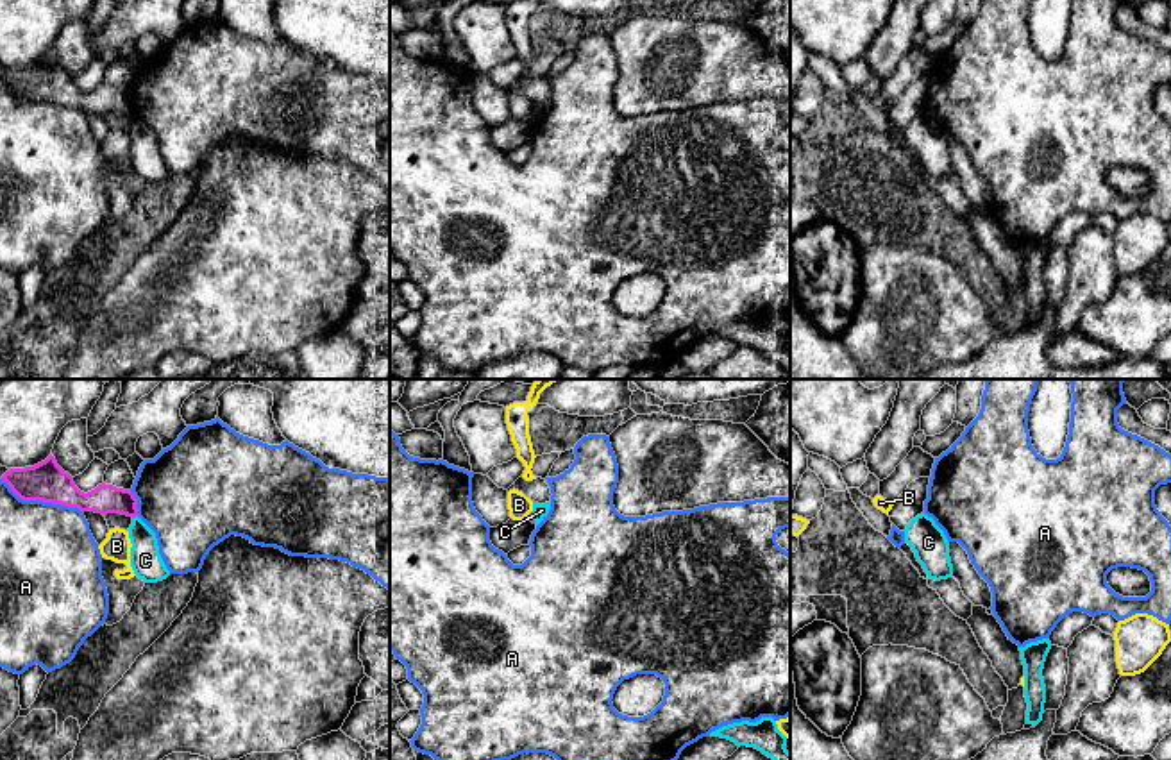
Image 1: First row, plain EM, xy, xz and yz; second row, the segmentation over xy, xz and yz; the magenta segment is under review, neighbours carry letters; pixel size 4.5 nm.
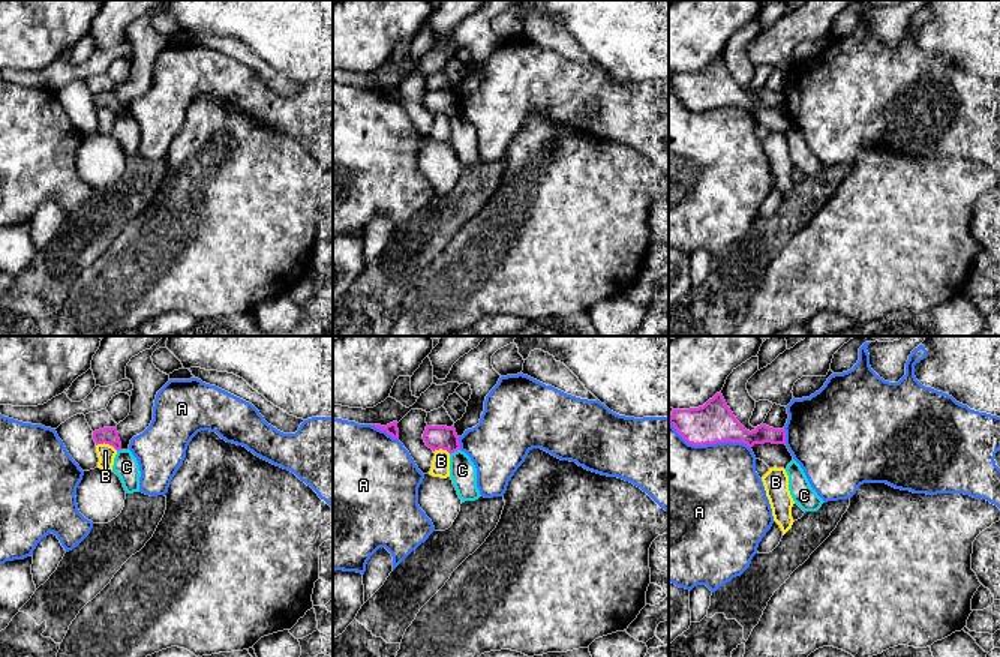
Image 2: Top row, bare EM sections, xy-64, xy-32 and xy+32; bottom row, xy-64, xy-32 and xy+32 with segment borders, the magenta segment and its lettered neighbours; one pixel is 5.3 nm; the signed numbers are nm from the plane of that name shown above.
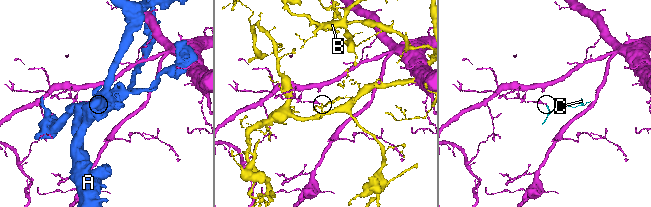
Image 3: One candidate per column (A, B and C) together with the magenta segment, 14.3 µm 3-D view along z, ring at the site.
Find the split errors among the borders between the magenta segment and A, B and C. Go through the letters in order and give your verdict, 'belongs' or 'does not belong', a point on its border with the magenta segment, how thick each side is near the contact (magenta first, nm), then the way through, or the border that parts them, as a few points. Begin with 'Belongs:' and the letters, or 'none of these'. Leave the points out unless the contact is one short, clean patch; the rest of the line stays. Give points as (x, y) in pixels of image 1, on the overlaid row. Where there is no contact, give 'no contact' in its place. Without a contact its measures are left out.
Belongs: none of these
A: does not belong; contact xy (42, 499); calibres 180 and 440 nm
B: does not belong; contact xz (528, 515); calibres 40 and 100 nm
C: does not belong; contact xy (134, 515); calibres 130 and 140 nm; border xy (136, 515), (133, 519)

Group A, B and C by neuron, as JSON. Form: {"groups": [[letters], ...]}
{"groups": [["A"], ["B"], ["C"]]}

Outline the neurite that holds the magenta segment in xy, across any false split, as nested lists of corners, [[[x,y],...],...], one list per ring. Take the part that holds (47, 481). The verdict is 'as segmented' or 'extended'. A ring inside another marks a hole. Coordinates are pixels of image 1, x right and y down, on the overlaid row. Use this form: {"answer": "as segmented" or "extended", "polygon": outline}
{"answer": "as segmented", "polygon": [[[52,454],[34,467],[11,469],[0,479],[23,501],[54,502],[102,515],[122,513],[132,519],[138,517],[138,499],[131,490],[102,483],[84,494]]]}

